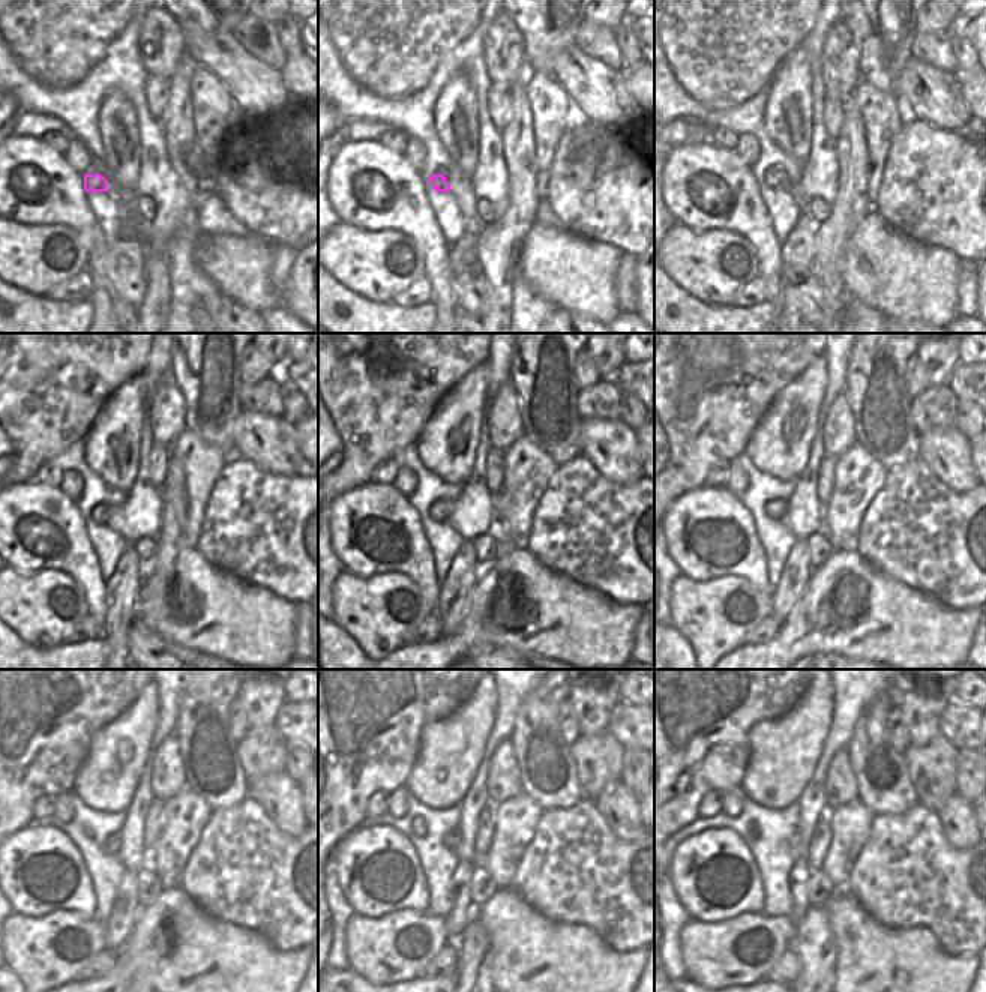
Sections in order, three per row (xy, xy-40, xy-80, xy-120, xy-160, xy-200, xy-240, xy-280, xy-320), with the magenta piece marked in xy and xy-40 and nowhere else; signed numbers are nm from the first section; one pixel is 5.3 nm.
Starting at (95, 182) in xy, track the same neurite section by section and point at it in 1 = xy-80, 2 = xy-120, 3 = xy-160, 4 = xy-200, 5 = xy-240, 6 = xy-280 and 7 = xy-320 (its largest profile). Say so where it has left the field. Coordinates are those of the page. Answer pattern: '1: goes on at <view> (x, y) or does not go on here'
1: goes on at xy-80 (776, 179)
2: goes on at xy-120 (102, 512)
3: goes on at xy-160 (438, 511)
4: goes on at xy-200 (778, 509)
5: goes on at xy-240 (111, 844)
6: goes on at xy-280 (452, 838)
7: goes on at xy-320 (796, 838)

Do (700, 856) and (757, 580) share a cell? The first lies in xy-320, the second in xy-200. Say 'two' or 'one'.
one

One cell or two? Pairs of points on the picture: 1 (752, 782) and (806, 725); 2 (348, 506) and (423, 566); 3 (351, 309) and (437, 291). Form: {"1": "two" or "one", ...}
{"1": "one", "2": "one", "3": "two"}

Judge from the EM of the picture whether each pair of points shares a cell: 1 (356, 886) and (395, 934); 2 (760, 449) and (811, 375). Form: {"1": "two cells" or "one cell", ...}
{"1": "two cells", "2": "one cell"}

